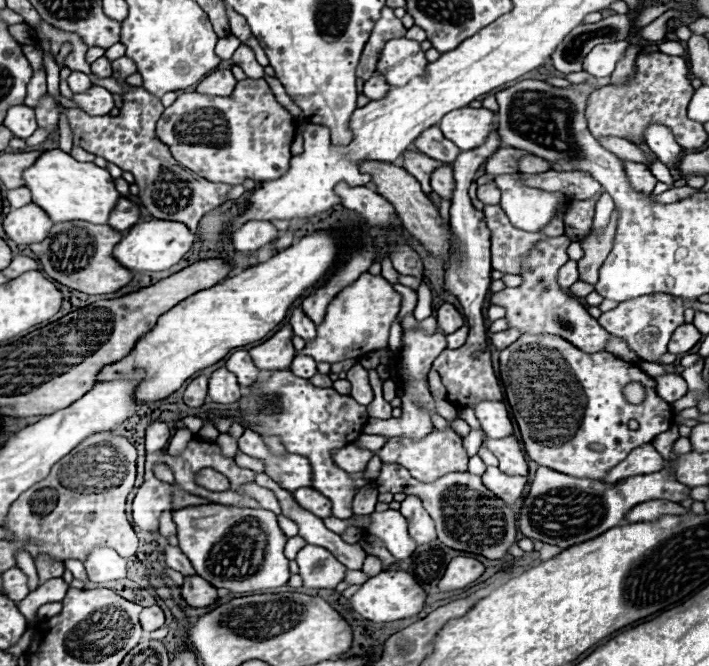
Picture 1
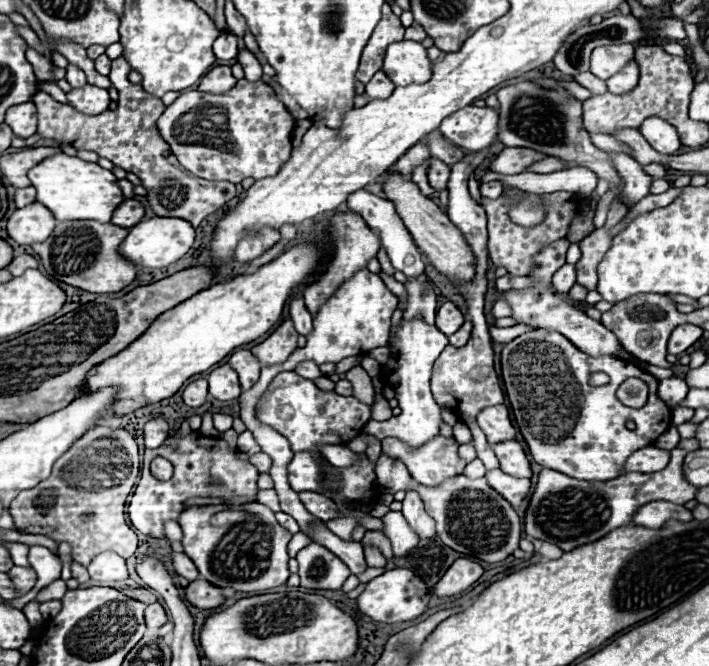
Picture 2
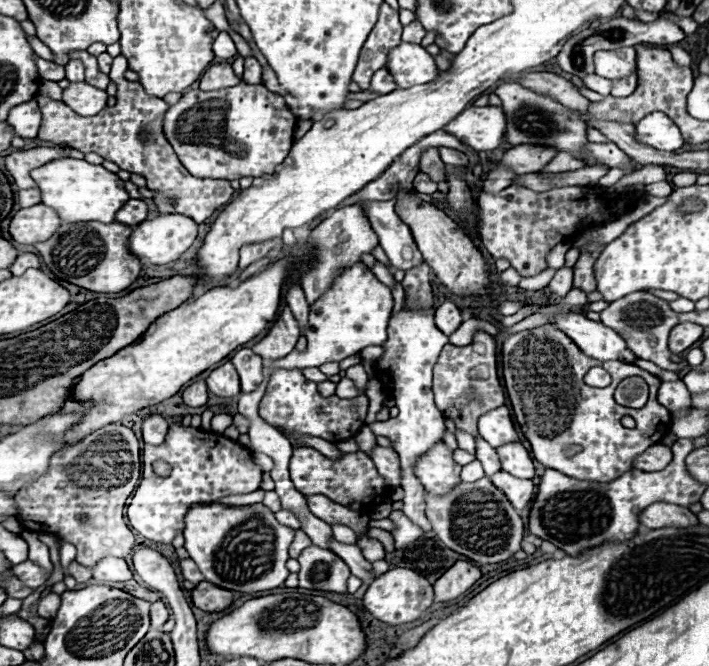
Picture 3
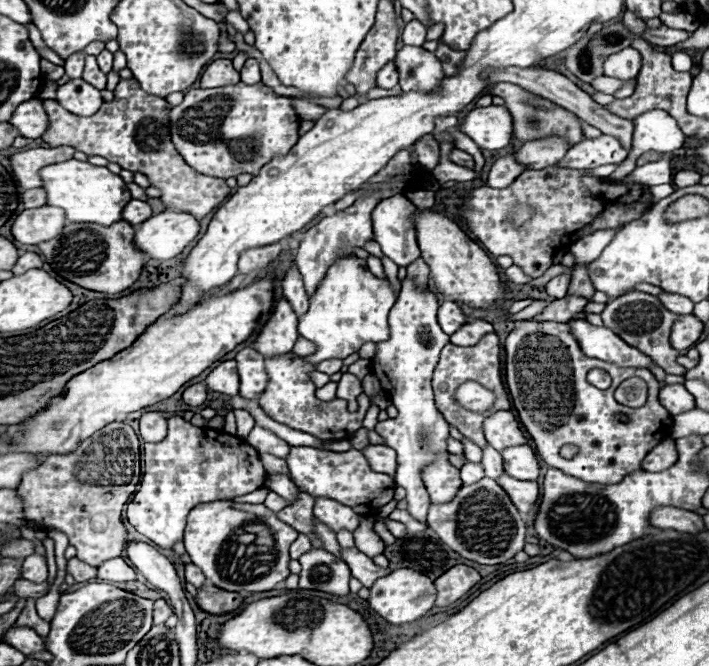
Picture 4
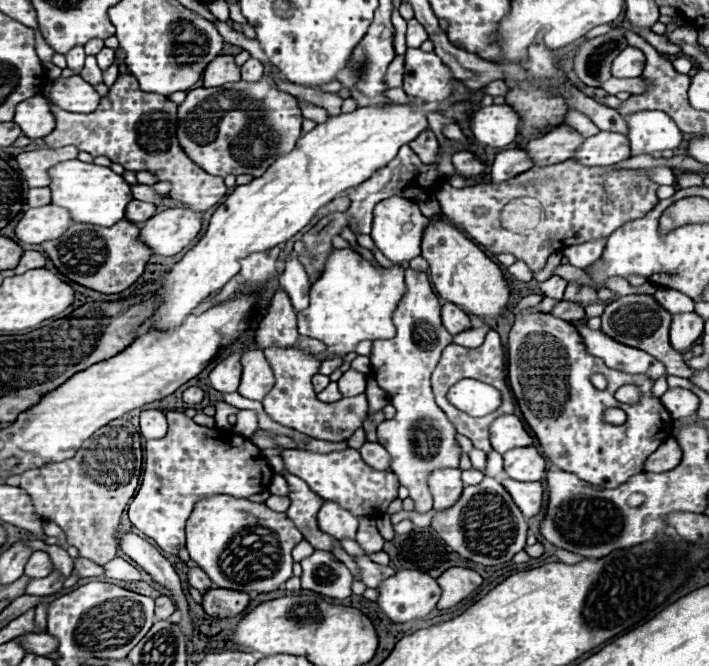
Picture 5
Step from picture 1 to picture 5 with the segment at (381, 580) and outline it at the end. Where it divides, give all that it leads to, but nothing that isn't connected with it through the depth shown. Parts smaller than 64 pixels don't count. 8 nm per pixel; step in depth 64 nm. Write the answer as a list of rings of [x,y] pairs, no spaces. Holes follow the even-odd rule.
[[[414,570],[396,572],[390,580],[384,580],[382,586],[378,586],[376,590],[378,590],[376,604],[392,622],[410,622],[416,618],[424,618],[436,608],[440,598],[440,586],[436,584],[436,580],[432,576]]]

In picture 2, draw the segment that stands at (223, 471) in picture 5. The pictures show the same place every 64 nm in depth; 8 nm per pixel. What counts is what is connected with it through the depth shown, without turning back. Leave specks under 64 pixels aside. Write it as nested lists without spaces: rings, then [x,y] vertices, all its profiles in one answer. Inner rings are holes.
[[[192,432],[190,436],[184,436],[176,442],[176,436],[168,438],[162,448],[146,450],[144,452],[144,470],[140,484],[136,486],[136,492],[132,496],[128,514],[132,520],[132,526],[140,530],[142,534],[148,534],[152,538],[164,538],[164,522],[166,520],[178,520],[180,512],[184,510],[182,502],[194,496],[204,498],[252,498],[256,494],[256,480],[258,470],[246,462],[246,454],[242,452],[230,452],[228,444],[220,438],[202,436],[200,432]],[[162,456],[172,462],[174,476],[168,482],[160,482],[150,474],[150,462]],[[210,478],[216,478],[220,486],[212,486]],[[240,492],[240,494],[236,494]]]

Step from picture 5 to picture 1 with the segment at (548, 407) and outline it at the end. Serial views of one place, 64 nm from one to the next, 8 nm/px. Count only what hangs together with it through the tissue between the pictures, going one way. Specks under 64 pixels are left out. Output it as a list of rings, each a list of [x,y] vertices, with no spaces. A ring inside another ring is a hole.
[[[520,336],[514,344],[500,352],[500,378],[510,410],[520,426],[528,458],[540,466],[574,478],[602,480],[610,468],[628,456],[630,450],[652,442],[658,434],[672,426],[672,406],[656,396],[654,380],[636,364],[624,362],[608,352],[582,352],[558,336]],[[630,382],[640,382],[644,386],[646,396],[640,404],[630,404],[624,398],[624,386]],[[628,420],[638,420],[640,428],[628,430]]]

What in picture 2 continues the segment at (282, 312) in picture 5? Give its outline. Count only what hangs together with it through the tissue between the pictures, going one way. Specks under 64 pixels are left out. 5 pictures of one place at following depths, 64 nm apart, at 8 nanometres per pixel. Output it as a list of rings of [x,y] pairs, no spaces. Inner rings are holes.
[[[286,318],[268,340],[254,346],[250,352],[260,360],[262,366],[282,364],[294,350],[296,350],[298,332],[294,330],[294,324],[290,318]]]

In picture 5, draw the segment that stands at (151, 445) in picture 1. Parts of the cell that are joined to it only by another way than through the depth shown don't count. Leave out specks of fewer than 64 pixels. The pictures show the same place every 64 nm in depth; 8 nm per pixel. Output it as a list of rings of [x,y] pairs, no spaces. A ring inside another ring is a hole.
[[[144,410],[140,414],[140,434],[146,440],[158,440],[164,438],[168,430],[166,414],[162,410]]]

